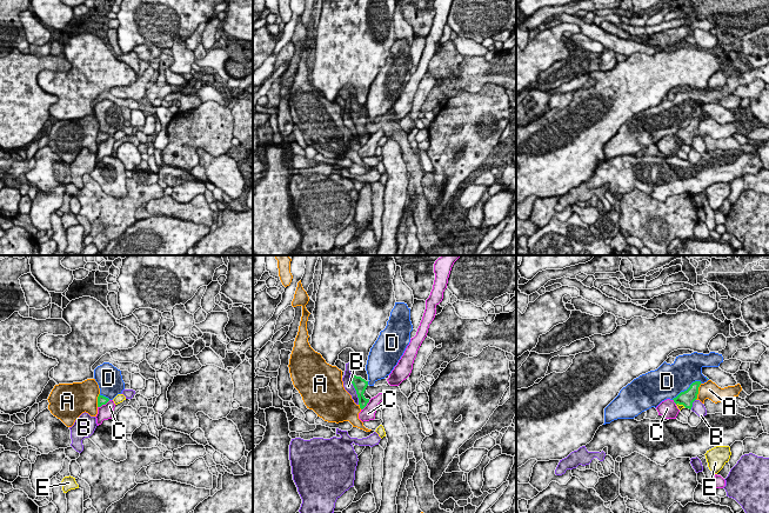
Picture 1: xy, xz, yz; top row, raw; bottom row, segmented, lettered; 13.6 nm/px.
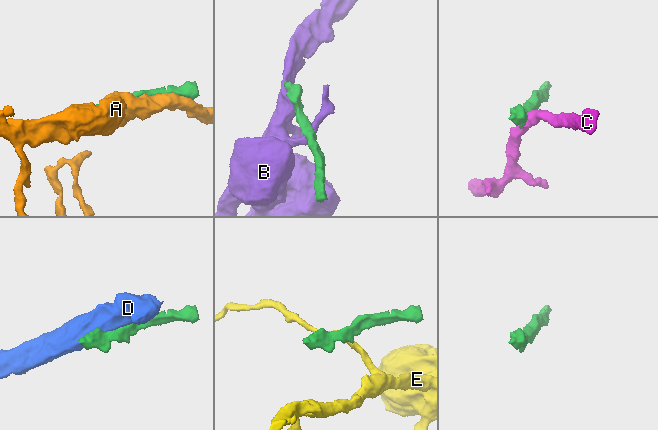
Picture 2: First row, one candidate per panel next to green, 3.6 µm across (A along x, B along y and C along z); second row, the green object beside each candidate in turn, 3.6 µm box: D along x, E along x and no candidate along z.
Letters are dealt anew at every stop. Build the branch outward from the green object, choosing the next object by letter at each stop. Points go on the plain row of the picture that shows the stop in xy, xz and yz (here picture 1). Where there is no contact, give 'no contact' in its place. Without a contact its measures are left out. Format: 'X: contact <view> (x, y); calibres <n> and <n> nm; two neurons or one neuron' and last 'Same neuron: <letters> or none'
A: contact yz (697, 128); calibres 200 and 240 nm; two neurons
B: contact xz (355, 126); calibres 190 and 130 nm; two neurons
C: contact xy (104, 140); calibres 130 and 200 nm; two neurons
D: contact yz (687, 126); calibres 200 and 420 nm; two neurons
E: contact yz (681, 140); calibres 200 and 70 nm; two neurons
Same neuron: none

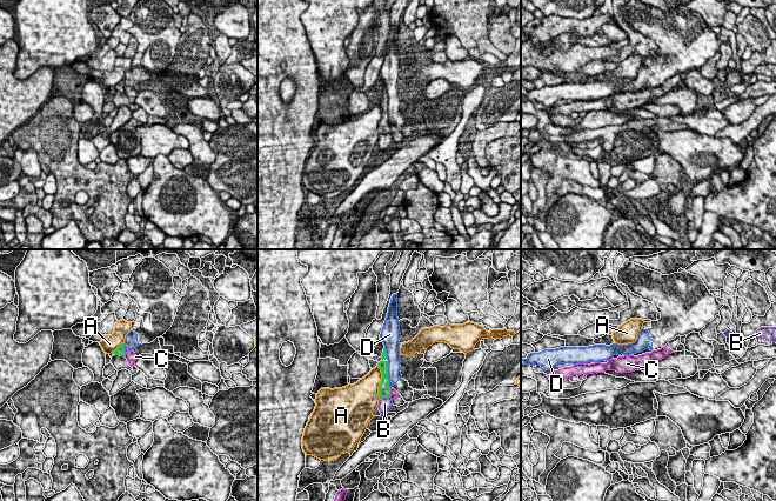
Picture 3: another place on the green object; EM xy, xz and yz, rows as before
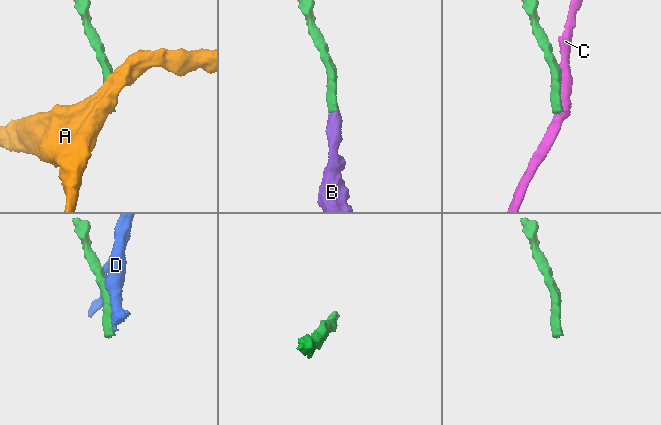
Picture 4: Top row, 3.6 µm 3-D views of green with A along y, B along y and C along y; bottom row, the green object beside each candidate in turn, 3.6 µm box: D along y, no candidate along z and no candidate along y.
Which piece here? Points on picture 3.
A: contact xz (381, 118); calibres 160 and 360 nm; two neurons
B: contact xz (385, 133); calibres 160 and 190 nm; one neuron
C: contact xy (124, 89); calibres 130 and 140 nm; two neurons
D: contact xz (387, 111); calibres 160 and 190 nm; two neurons
Same neuron: B

